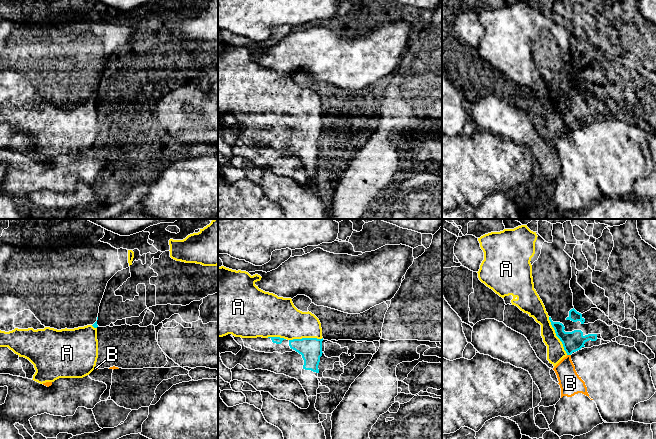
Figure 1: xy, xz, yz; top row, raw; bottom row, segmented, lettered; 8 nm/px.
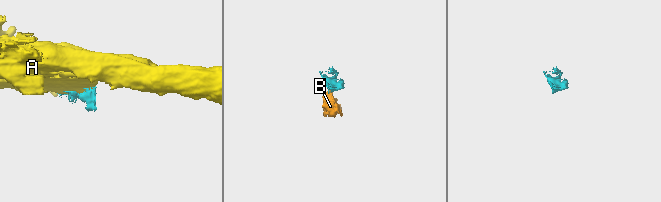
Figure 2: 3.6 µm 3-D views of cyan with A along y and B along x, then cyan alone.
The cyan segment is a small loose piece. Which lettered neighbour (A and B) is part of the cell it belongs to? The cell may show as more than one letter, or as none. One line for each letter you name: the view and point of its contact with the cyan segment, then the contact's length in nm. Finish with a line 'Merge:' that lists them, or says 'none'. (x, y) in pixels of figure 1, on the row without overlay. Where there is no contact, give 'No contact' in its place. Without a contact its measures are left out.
A: Touches cyan at yz (556, 111). Shared border 340 nm
Merge: A

